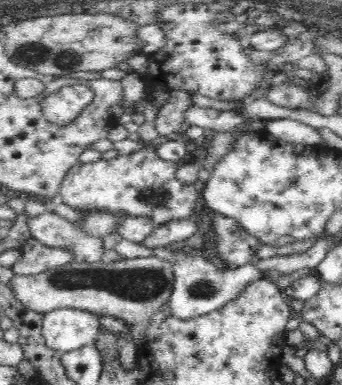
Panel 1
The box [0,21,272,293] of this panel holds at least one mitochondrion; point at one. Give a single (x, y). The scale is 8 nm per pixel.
(33, 52)

